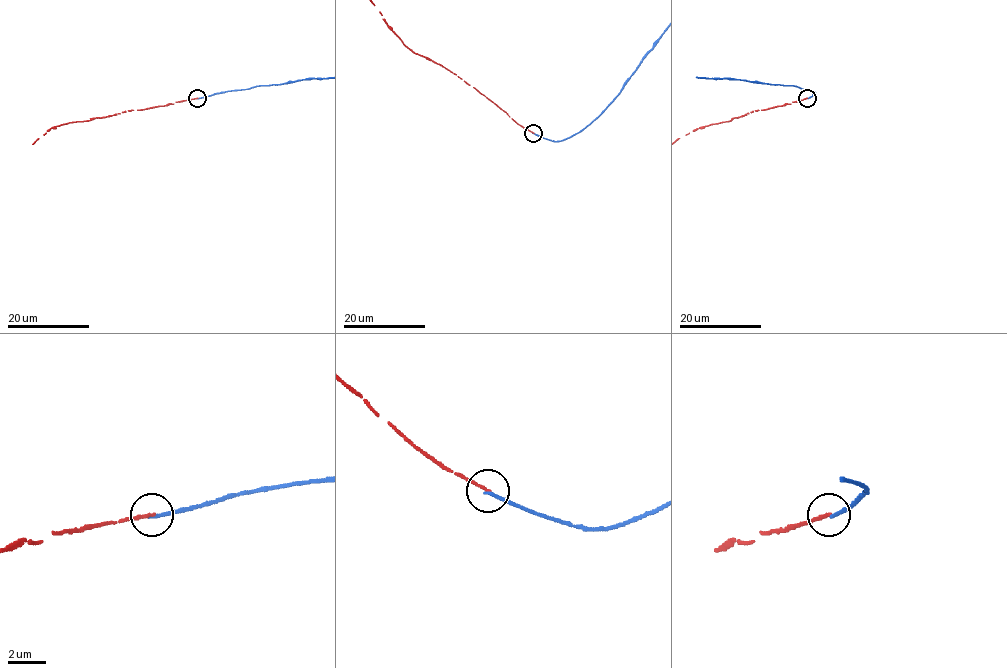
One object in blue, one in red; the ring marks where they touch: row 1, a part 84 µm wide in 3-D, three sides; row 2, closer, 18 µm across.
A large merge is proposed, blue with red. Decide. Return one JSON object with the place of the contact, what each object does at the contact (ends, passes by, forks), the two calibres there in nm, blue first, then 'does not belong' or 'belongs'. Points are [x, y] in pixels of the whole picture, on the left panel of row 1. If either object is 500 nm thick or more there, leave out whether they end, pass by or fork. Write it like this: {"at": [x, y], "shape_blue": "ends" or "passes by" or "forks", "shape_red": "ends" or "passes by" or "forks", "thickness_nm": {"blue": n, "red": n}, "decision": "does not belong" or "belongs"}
{"at": [197, 98], "shape_blue": "ends", "shape_red": "ends", "thickness_nm": {"blue": 170, "red": 150}, "decision": "does not belong"}

